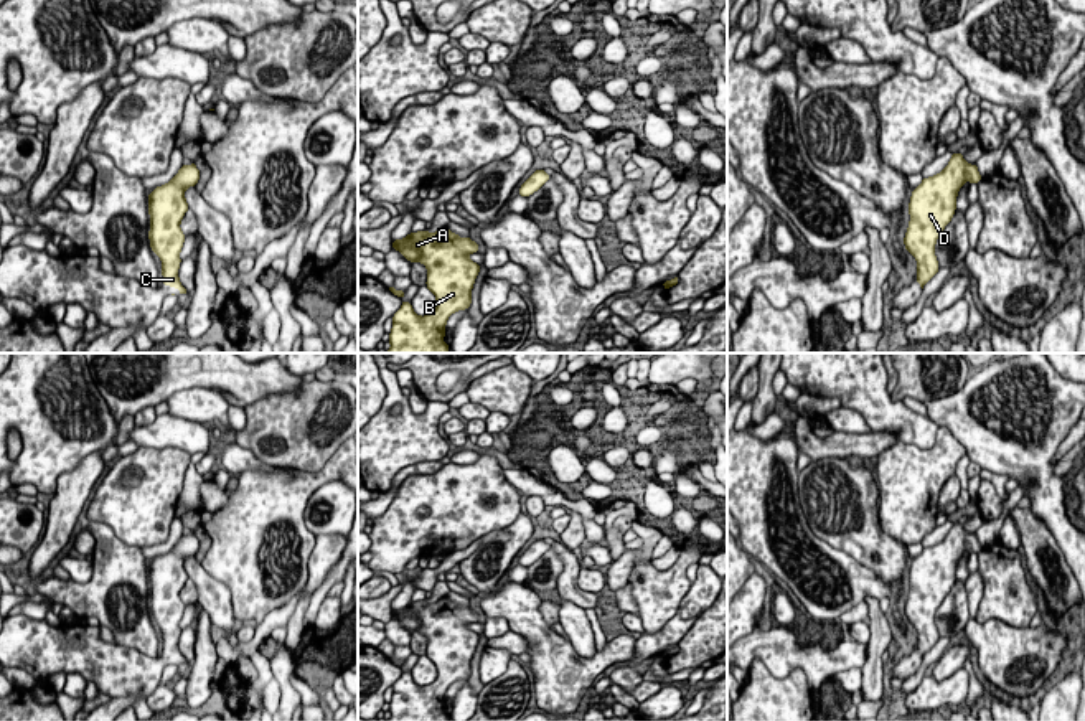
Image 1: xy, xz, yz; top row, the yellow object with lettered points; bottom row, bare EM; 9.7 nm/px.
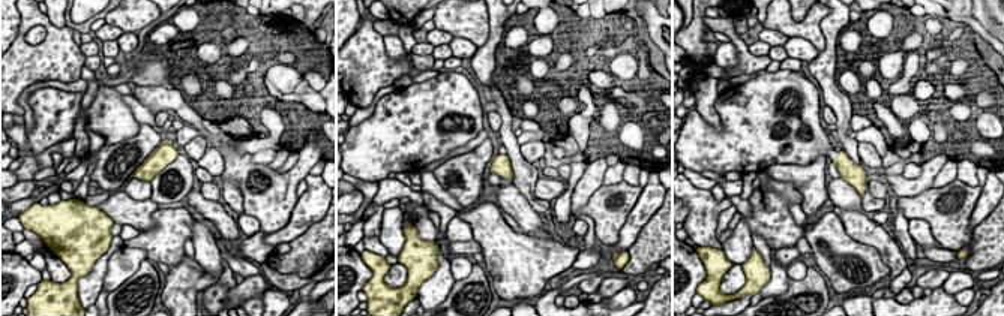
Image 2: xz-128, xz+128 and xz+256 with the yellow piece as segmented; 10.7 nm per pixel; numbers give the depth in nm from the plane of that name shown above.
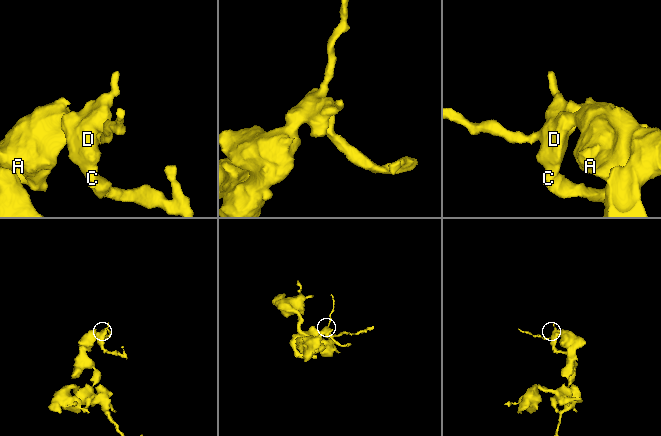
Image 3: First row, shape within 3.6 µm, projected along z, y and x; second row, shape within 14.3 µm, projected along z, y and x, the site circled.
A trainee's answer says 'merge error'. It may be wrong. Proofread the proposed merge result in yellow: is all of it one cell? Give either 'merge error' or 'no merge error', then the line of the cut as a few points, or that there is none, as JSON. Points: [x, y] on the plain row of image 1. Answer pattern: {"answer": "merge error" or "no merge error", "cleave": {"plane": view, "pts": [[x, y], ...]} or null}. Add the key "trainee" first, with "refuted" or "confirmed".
{"trainee": "refuted", "answer": "no merge error", "cleave": null}

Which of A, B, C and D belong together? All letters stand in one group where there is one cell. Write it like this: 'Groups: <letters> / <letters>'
Groups: A B C D

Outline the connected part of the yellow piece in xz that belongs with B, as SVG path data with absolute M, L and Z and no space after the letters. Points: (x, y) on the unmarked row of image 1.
M442 597L437 602L425 599L411 602L404 609L392 610L392 619L409 632L416 630L427 637L425 655L435 665L437 678L420 686L411 672L402 668L406 660L389 657L402 675L392 685L391 718L386 721L449 721L450 716L444 711L445 693L452 683L470 678L480 635L467 625L480 620L478 612Z

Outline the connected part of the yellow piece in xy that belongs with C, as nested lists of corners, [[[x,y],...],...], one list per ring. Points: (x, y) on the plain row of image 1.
[[[193,531],[191,535],[183,535],[167,554],[153,558],[148,564],[150,617],[162,629],[162,652],[178,658],[180,665],[188,665],[178,648],[180,620],[185,612],[180,592],[188,581],[185,559],[196,556],[198,549],[200,540]]]

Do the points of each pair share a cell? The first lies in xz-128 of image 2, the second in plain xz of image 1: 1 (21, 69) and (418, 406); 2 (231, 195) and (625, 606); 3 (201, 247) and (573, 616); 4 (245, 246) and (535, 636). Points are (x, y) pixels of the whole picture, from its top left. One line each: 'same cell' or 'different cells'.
1: different cells
2: different cells
3: same cell
4: same cell

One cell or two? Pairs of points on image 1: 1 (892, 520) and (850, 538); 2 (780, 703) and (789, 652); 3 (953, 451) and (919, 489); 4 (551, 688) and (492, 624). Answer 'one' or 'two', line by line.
1: two
2: two
3: one
4: two

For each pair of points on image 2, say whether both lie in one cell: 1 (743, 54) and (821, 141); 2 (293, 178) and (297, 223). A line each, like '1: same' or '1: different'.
1: different
2: different

